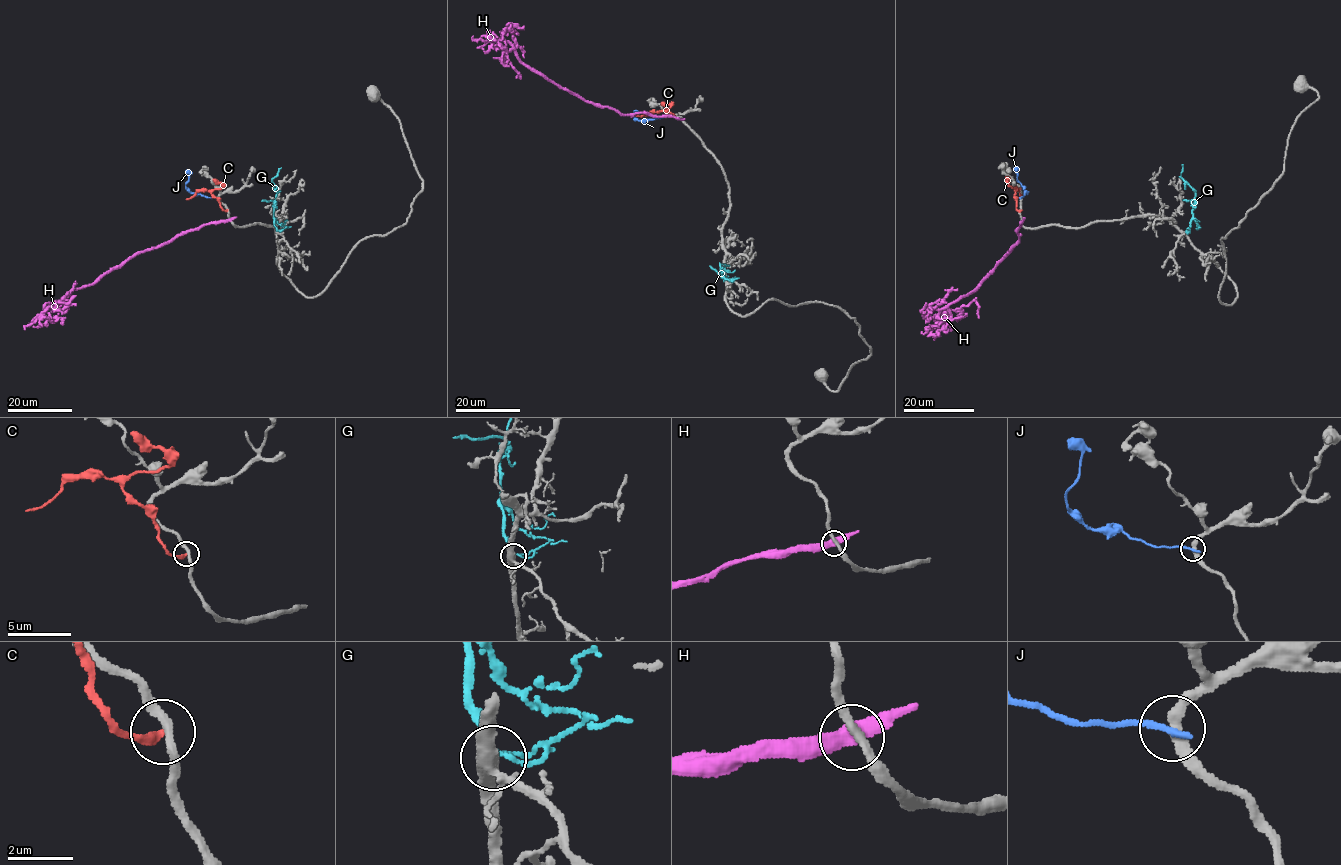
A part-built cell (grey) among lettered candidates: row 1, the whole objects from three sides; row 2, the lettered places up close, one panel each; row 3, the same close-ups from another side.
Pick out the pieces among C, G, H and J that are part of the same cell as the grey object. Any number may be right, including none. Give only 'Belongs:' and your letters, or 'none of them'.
Belongs: G

